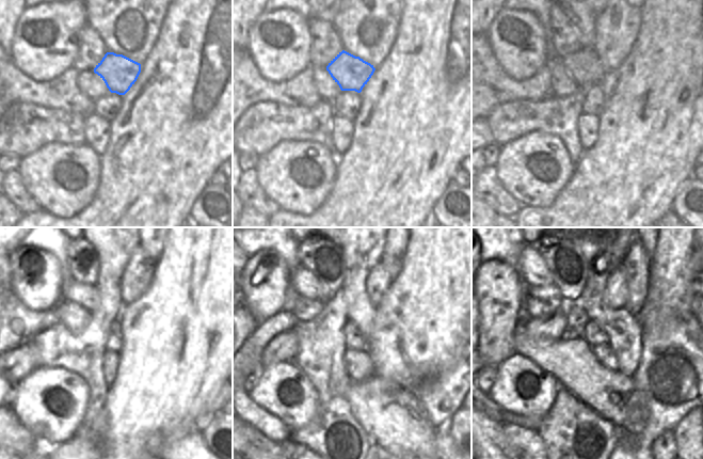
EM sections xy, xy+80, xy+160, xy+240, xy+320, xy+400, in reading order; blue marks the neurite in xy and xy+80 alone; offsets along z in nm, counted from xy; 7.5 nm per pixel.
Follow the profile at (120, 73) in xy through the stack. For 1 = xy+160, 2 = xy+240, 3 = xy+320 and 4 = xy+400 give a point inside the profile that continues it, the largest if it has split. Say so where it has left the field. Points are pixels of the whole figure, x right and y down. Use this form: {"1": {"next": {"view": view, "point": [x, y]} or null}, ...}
{"1": {"next": {"view": "xy+160", "point": [585, 66]}}, "2": {"next": {"view": "xy+240", "point": [88, 296]}}, "3": {"next": {"view": "xy+320", "point": [305, 283]}}, "4": {"next": {"view": "xy+400", "point": [533, 271]}}}

